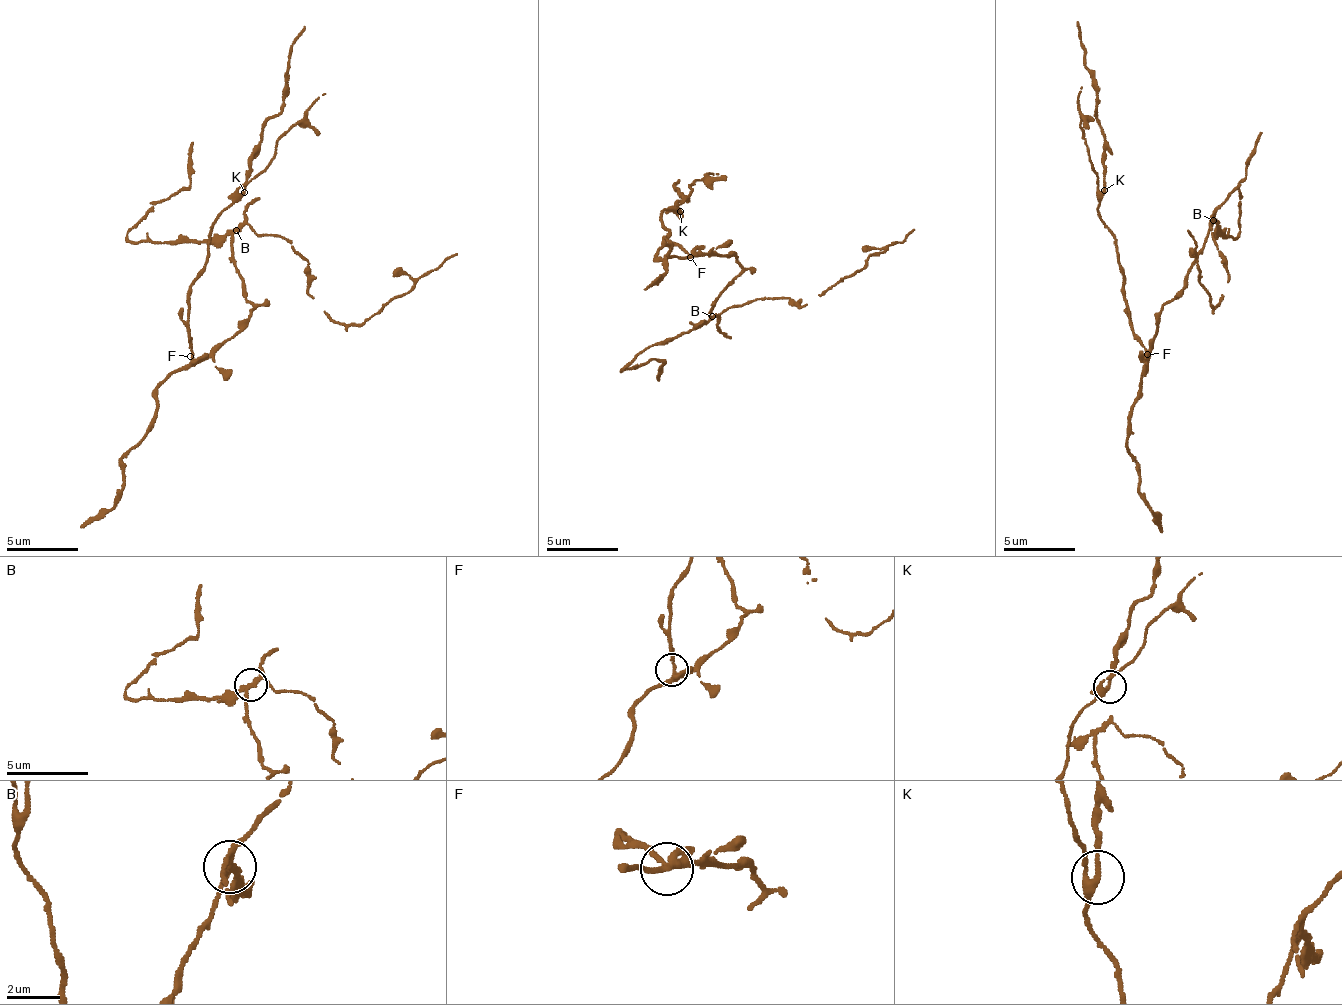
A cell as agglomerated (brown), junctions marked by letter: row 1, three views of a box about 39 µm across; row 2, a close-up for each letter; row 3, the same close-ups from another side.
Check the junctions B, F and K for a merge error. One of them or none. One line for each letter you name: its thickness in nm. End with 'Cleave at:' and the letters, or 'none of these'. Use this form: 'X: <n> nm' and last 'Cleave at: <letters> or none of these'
B: 200 nm
Cleave at: B

